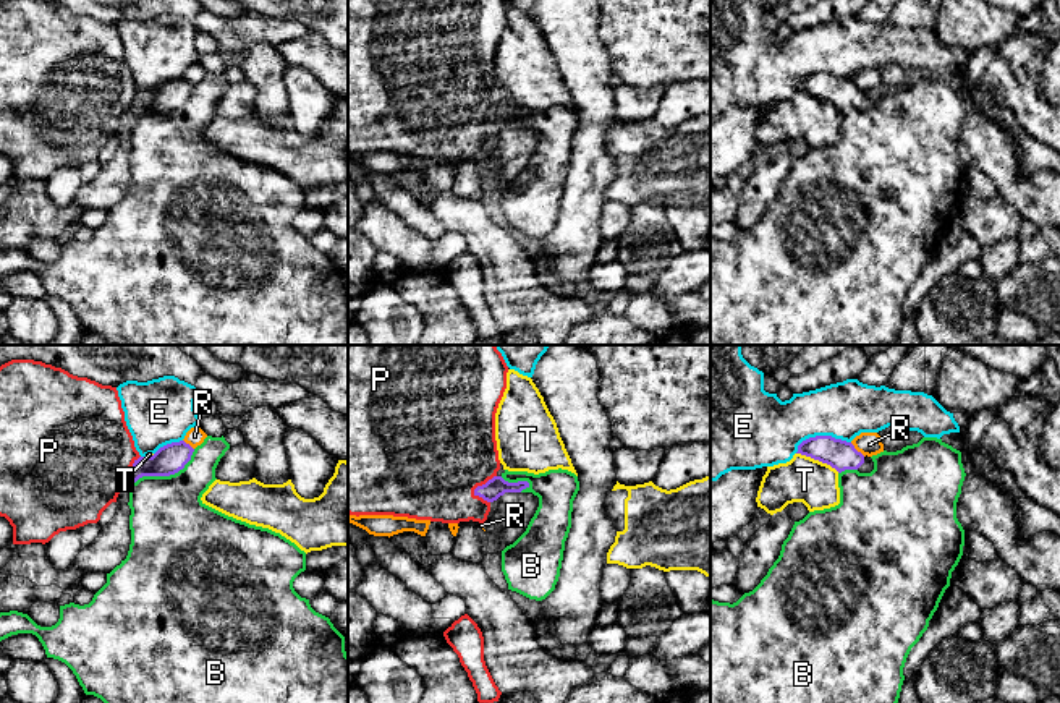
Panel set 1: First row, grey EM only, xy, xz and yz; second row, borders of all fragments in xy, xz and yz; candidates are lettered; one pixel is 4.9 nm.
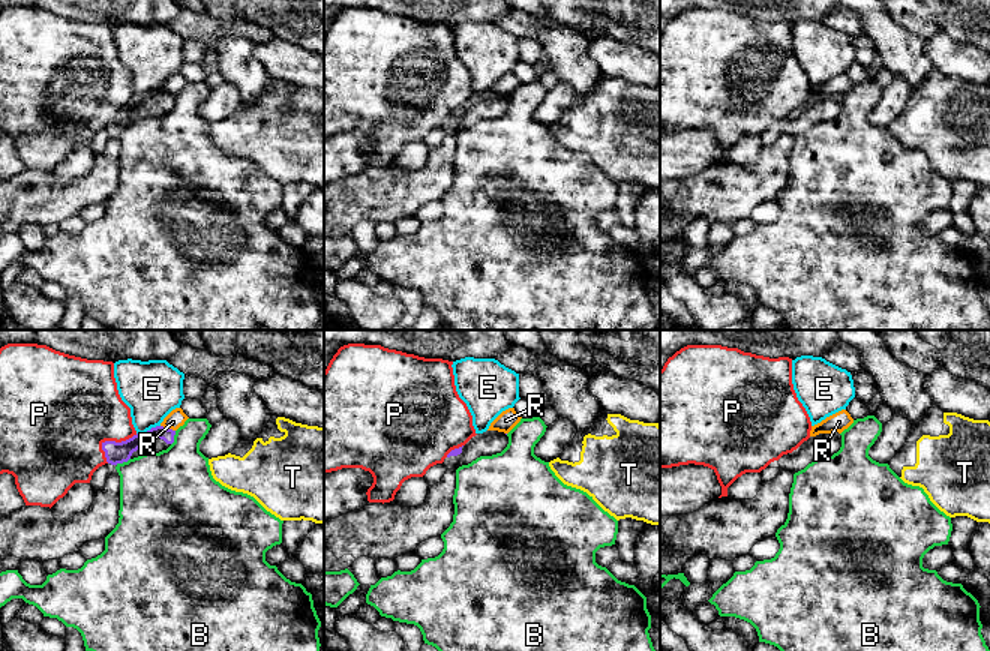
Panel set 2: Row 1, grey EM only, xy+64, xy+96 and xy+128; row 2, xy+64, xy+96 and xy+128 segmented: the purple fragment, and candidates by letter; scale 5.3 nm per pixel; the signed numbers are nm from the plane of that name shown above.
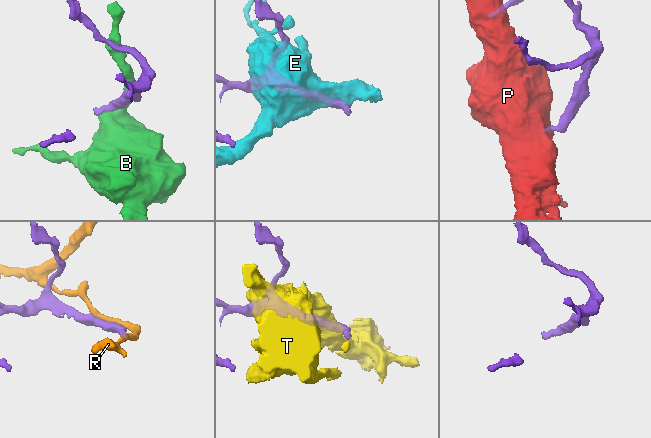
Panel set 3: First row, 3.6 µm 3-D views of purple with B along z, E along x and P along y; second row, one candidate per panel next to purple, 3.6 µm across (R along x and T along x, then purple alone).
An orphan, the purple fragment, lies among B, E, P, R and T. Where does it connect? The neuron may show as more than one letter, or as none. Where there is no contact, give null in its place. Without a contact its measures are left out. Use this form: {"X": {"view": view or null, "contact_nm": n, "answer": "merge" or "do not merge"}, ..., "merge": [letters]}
{"B": {"view": "xy", "contact_nm": 380, "answer": "do not merge"}, "E": {"view": "yz", "contact_nm": 280, "answer": "do not merge"}, "P": {"view": "xz", "contact_nm": 160, "answer": "do not merge"}, "R": {"view": "yz", "contact_nm": 100, "answer": "do not merge"}, "T": {"view": "yz", "contact_nm": 240, "answer": "do not merge"}, "merge": []}

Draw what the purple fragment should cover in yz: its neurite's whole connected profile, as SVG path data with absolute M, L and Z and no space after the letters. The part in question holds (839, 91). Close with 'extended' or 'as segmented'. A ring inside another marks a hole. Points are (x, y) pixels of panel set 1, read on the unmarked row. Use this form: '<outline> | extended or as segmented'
M832 73L809 75L798 83L796 91L827 100L838 110L845 107L871 110L874 107L871 94L864 94L851 79L835 76Z | extended

